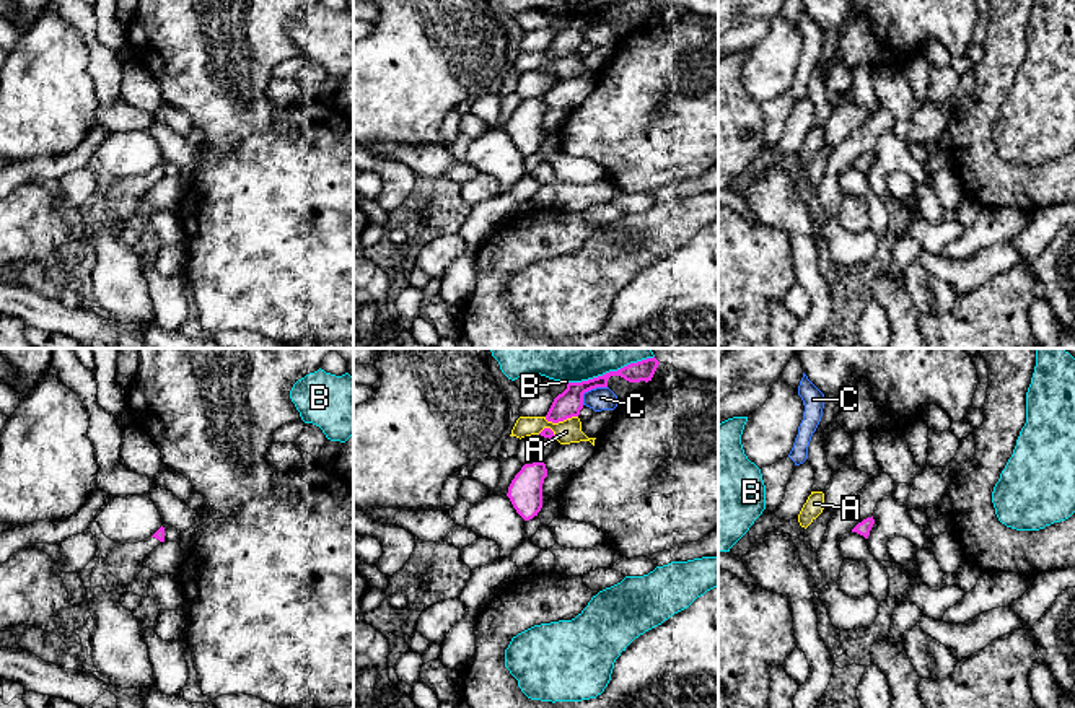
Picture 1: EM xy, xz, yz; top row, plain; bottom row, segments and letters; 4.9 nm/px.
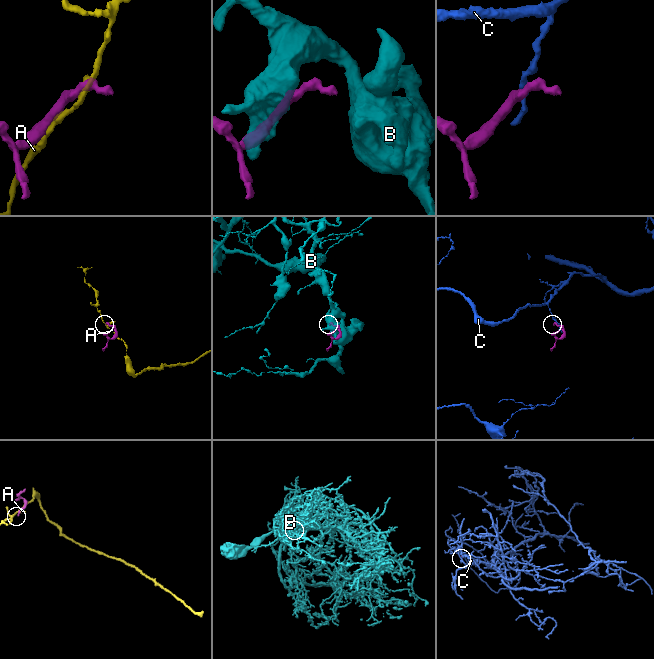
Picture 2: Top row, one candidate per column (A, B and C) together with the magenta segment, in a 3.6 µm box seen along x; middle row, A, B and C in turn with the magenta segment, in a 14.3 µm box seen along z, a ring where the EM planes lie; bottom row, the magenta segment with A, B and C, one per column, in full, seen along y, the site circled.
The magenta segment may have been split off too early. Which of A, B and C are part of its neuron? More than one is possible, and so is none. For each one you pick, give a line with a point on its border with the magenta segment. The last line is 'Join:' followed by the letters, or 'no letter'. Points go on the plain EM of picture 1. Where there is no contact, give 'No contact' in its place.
Join: no letter

